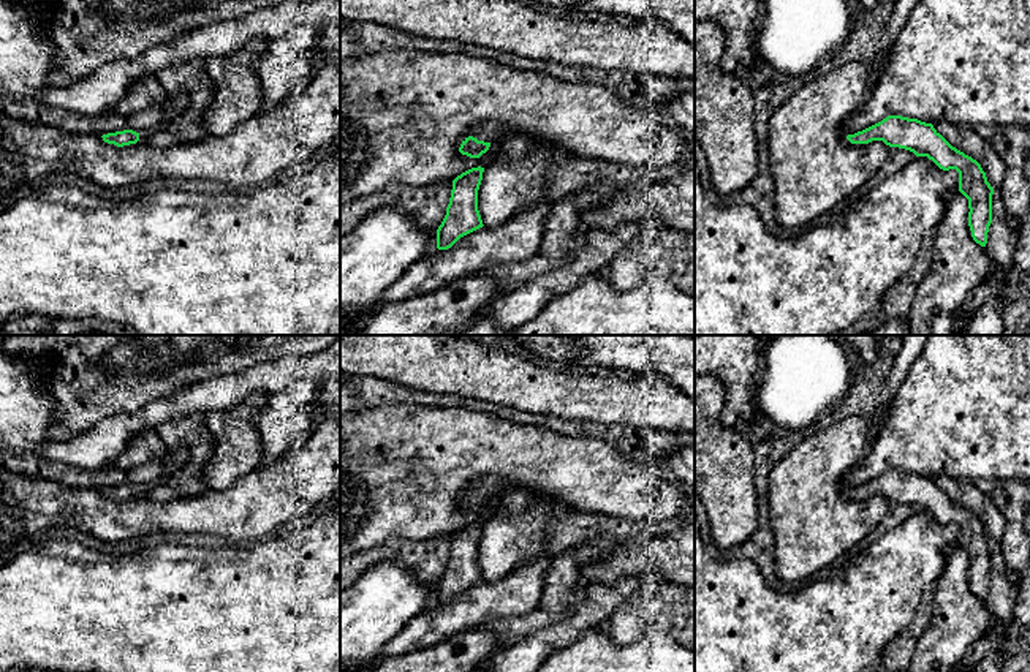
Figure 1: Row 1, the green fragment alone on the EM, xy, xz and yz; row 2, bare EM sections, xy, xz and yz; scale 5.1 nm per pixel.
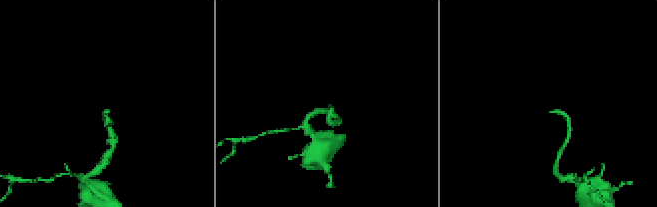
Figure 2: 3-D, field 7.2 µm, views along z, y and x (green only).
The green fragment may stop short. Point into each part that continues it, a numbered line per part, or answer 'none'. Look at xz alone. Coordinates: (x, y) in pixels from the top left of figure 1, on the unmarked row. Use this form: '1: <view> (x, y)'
1: xz (488, 486)

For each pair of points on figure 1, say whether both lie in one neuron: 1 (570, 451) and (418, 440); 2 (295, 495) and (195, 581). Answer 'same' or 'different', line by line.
1: same
2: different

